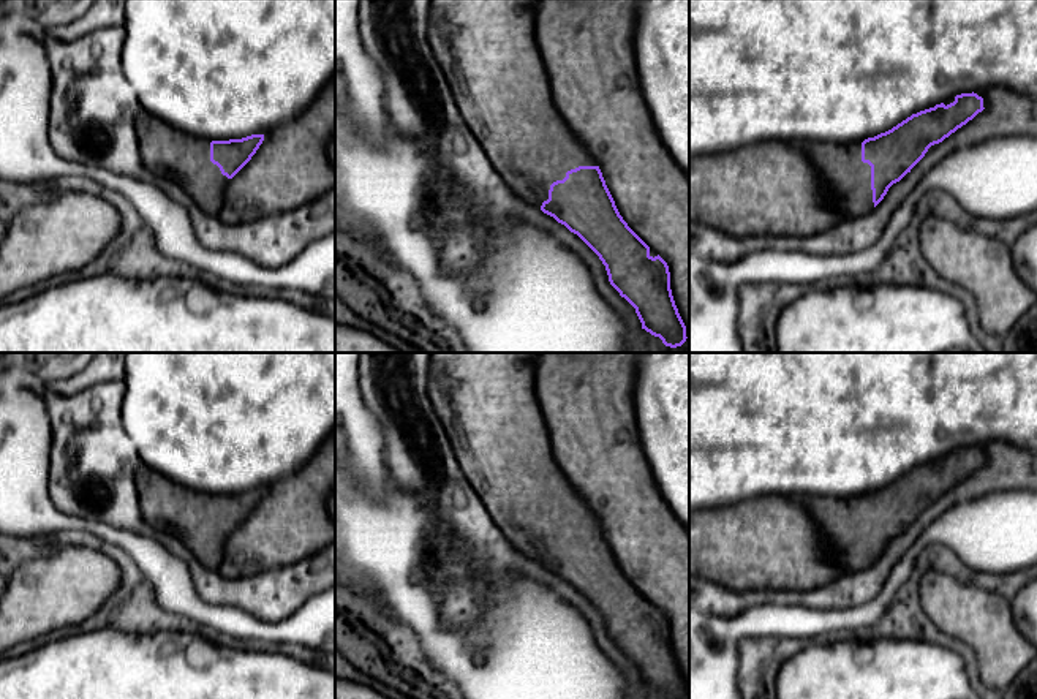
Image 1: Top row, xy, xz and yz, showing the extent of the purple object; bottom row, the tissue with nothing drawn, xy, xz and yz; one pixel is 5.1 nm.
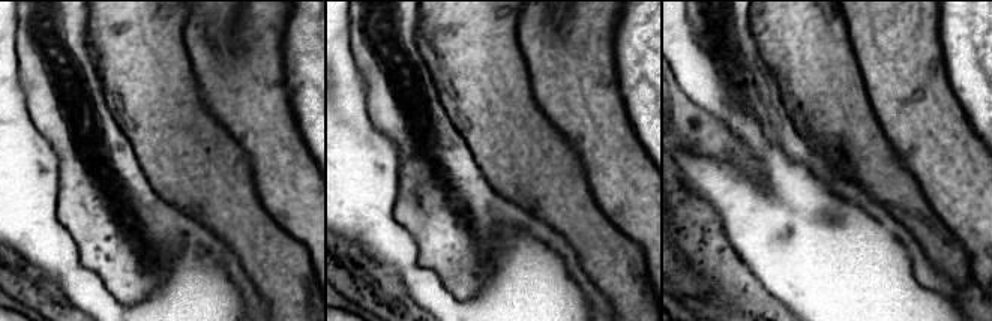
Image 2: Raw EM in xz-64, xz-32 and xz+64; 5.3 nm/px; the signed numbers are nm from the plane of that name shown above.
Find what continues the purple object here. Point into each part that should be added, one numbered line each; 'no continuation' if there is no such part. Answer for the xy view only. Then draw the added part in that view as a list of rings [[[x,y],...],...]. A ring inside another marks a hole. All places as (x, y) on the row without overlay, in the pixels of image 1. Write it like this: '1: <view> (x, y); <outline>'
1: xy (165, 505); [[[147,465],[136,471],[141,514],[150,527],[182,539],[207,568],[218,569],[229,536],[210,516],[210,493],[174,482]]]

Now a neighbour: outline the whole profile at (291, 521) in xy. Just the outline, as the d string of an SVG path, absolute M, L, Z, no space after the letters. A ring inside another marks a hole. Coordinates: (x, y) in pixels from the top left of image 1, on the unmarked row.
M335 429L292 474L264 489L251 514L229 533L218 572L247 577L318 554L335 542L327 500L335 489Z

